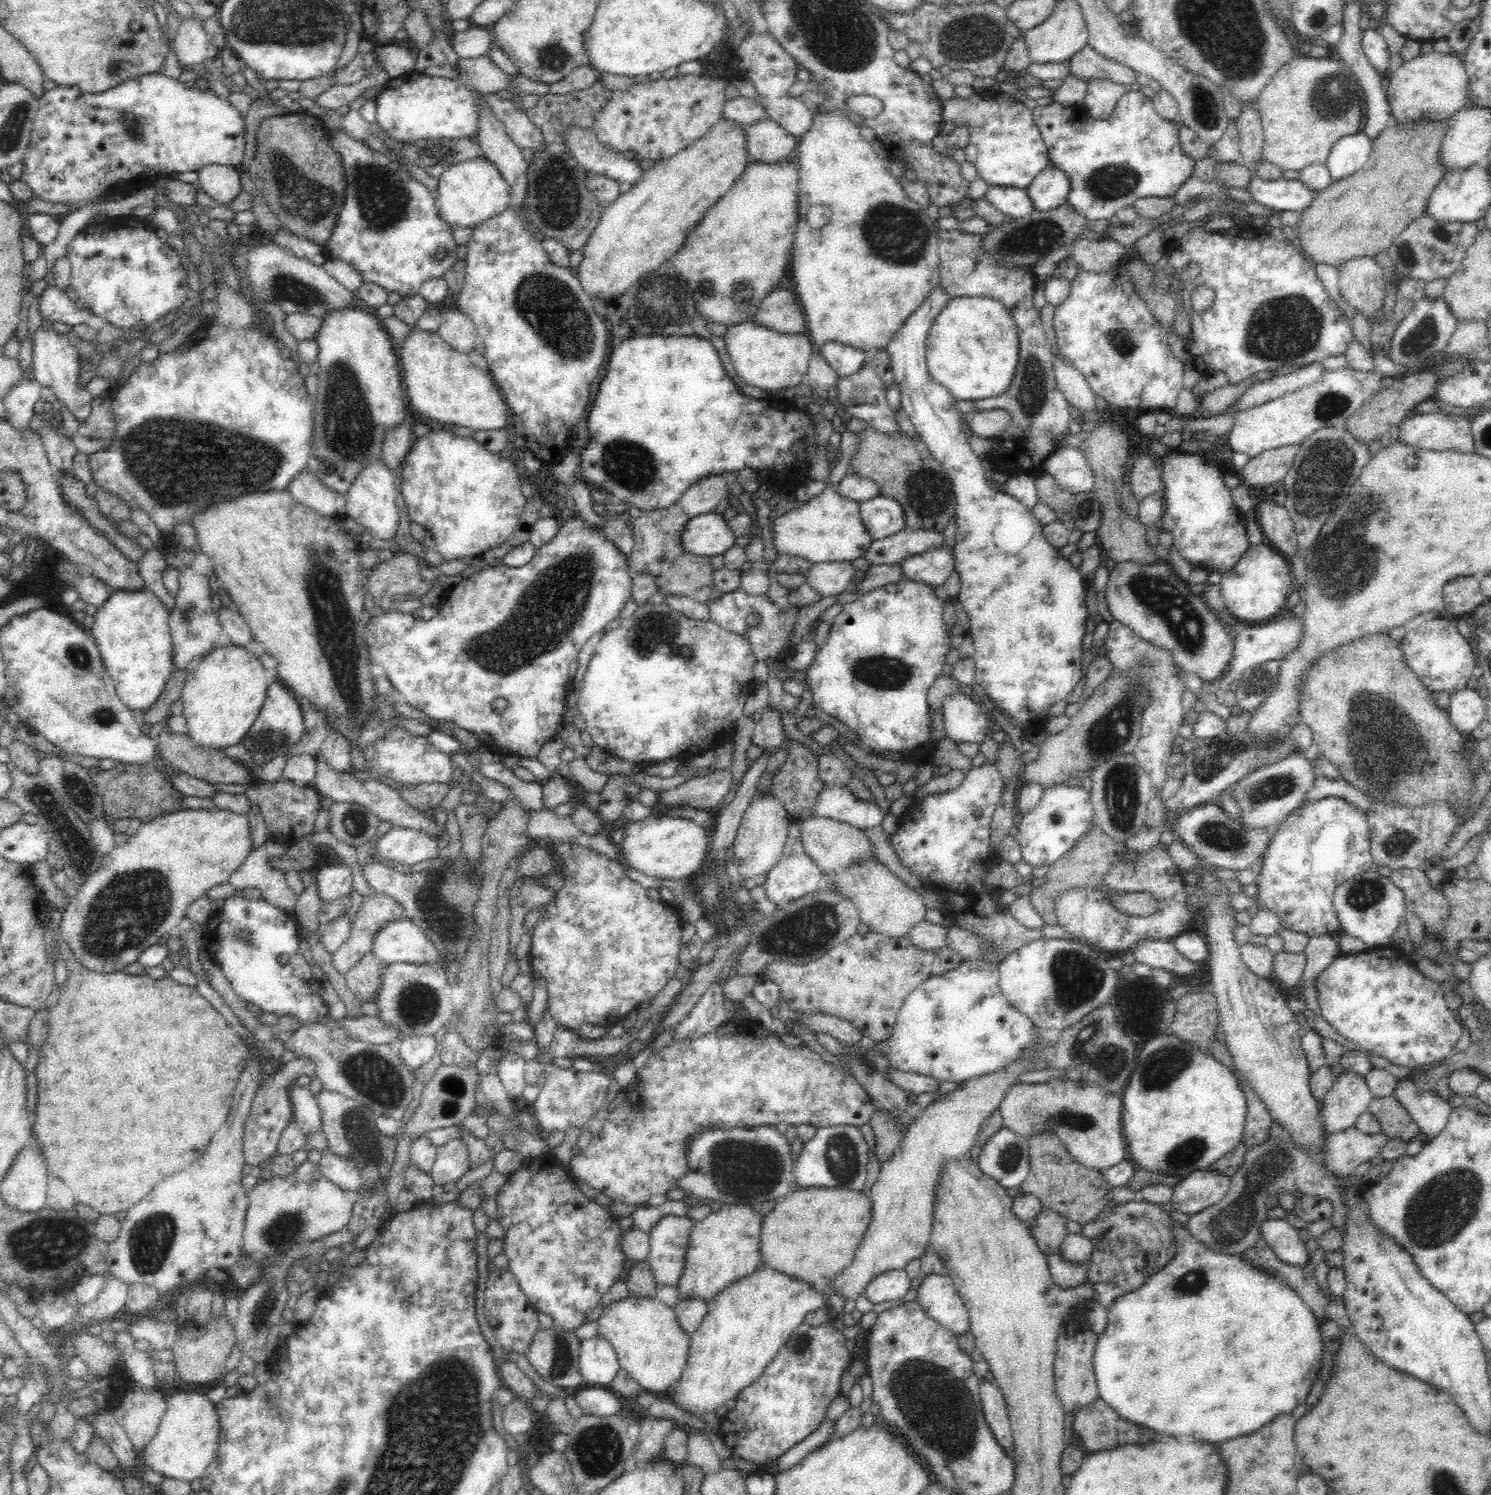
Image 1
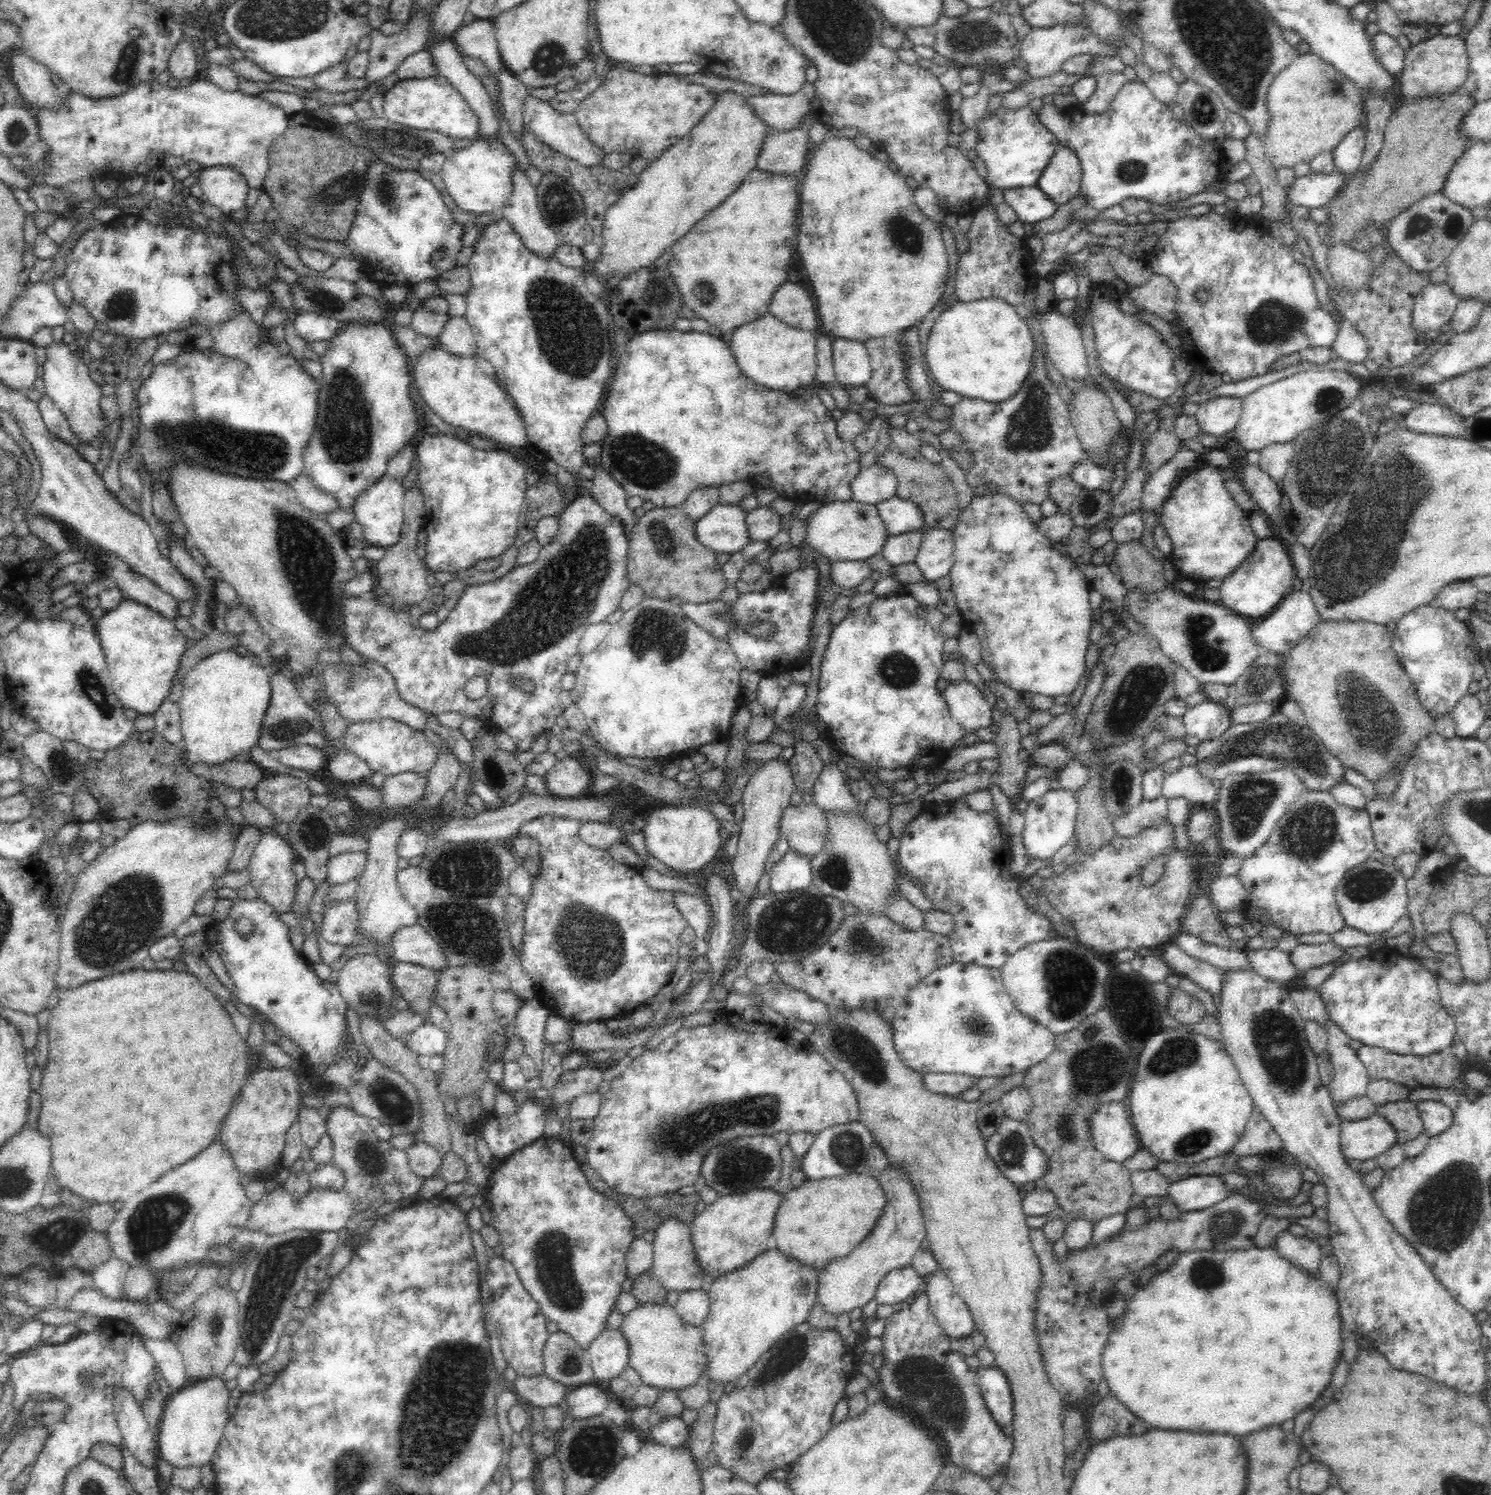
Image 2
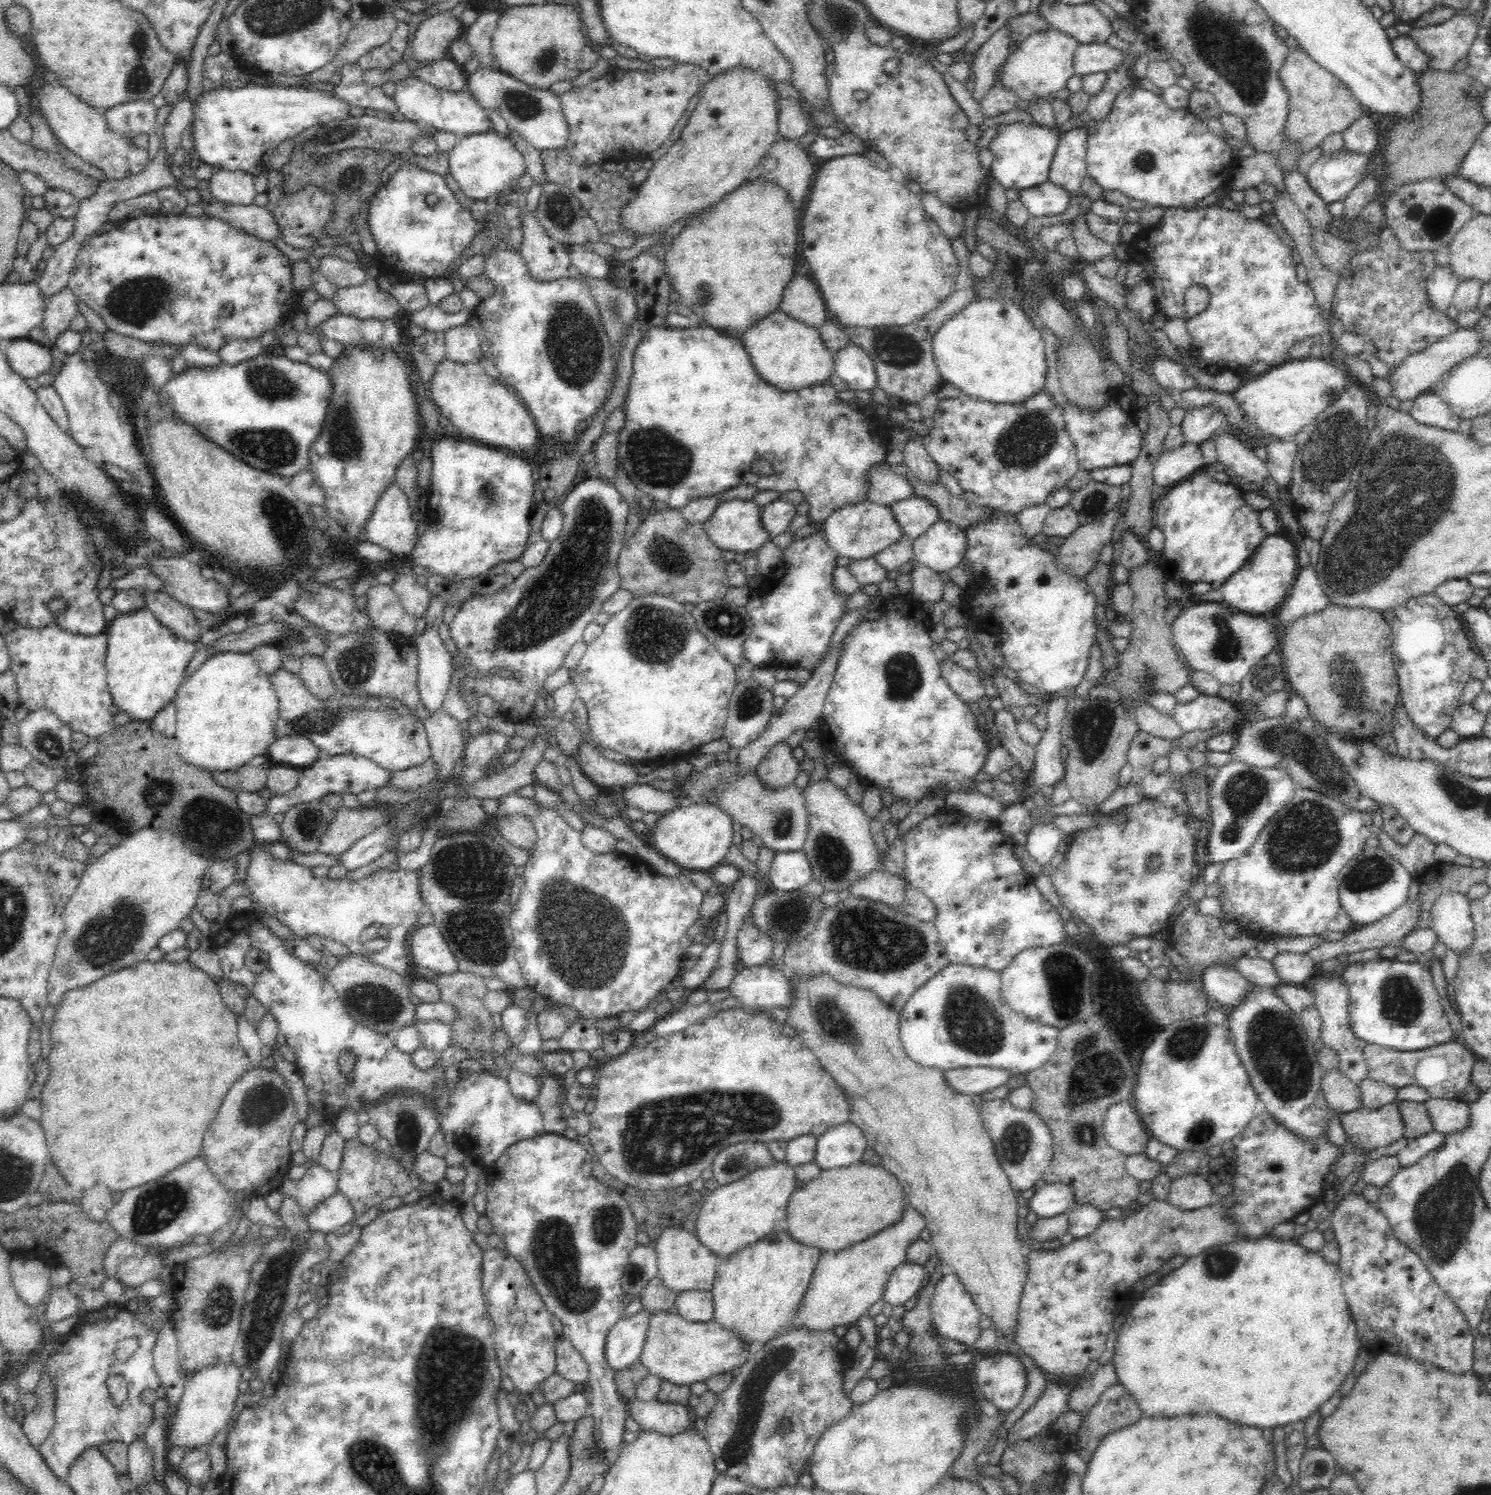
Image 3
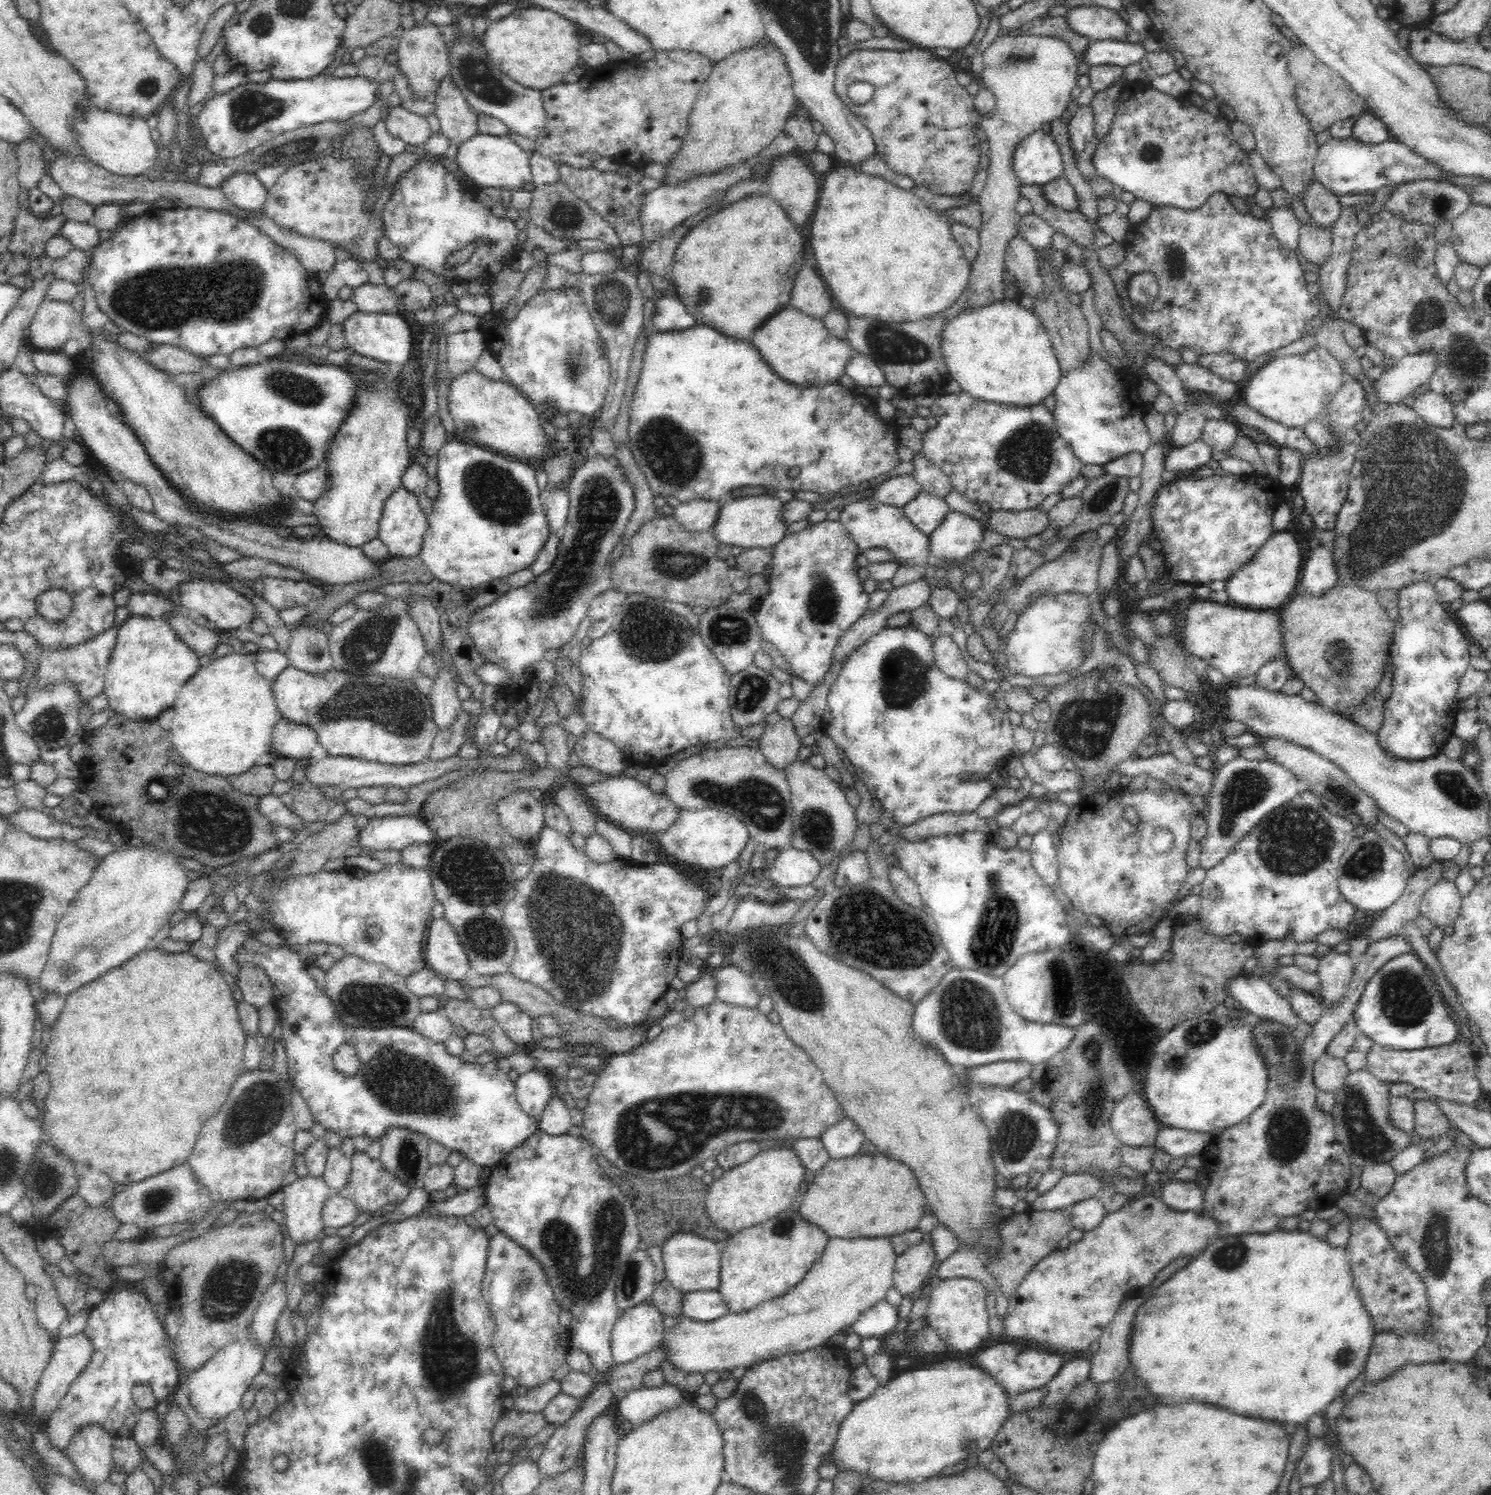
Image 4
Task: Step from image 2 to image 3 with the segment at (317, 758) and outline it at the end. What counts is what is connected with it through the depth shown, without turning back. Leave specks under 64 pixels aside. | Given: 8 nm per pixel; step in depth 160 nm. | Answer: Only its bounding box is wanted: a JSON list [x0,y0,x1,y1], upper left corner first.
[267,735,319,769]

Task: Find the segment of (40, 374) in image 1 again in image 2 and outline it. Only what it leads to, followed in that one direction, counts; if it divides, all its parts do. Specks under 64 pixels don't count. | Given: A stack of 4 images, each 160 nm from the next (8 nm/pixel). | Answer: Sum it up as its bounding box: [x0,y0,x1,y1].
[41,340,109,443]

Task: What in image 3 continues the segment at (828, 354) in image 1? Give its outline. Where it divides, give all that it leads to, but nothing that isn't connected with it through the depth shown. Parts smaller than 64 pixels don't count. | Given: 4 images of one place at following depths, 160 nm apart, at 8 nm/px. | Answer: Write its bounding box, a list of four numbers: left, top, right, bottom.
[833,342,876,390]

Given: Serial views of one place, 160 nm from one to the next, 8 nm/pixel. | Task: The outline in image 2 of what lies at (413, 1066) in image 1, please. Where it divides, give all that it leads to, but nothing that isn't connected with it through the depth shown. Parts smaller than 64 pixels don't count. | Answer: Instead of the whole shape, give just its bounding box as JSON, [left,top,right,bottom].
[404,1022,447,1057]

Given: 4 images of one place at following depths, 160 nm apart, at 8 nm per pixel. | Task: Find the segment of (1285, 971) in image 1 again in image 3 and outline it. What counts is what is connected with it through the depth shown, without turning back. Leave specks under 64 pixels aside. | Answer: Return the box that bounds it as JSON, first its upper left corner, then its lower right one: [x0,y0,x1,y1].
[1306,898,1420,964]

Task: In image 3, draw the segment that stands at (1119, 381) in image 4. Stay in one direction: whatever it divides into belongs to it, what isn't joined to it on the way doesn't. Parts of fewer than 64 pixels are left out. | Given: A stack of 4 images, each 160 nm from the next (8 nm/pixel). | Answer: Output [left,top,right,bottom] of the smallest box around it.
[1061,399,1143,471]

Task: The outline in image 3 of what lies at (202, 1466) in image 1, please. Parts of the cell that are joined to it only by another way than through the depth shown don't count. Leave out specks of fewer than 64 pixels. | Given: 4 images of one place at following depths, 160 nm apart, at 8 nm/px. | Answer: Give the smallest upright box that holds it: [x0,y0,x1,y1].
[167,1360,246,1452]

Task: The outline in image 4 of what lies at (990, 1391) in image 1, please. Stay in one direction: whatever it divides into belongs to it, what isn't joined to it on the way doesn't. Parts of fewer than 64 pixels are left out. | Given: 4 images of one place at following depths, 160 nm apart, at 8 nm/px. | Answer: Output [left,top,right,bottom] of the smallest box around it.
[975,1342,1067,1395]

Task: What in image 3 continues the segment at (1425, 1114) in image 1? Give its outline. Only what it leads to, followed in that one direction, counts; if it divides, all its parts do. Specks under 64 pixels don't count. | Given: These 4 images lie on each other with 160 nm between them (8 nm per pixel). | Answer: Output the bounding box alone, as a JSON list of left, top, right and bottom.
[1424,1097,1471,1135]

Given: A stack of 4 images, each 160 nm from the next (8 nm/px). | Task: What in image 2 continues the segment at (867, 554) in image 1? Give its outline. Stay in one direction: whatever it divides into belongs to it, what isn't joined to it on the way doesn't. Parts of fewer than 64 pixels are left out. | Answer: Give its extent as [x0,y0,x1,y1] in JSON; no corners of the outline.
[880,528,926,567]

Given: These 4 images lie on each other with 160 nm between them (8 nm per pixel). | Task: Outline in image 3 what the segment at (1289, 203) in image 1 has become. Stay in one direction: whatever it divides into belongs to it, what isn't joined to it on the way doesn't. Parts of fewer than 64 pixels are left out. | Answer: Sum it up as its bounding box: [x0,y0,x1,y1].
[1305,149,1369,204]

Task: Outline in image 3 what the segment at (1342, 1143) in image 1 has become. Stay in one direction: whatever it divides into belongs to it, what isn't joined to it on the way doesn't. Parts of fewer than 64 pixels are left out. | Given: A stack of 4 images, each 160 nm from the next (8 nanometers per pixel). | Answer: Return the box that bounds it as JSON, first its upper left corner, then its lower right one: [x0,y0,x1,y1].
[1339,1101,1404,1152]

